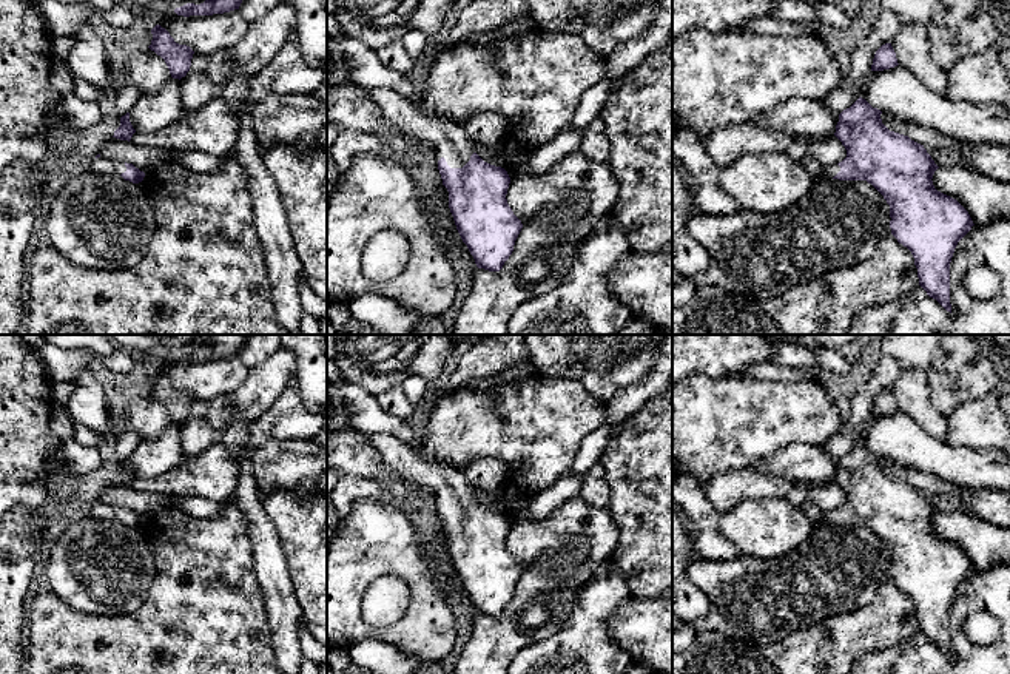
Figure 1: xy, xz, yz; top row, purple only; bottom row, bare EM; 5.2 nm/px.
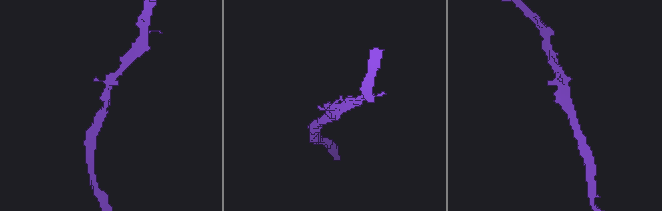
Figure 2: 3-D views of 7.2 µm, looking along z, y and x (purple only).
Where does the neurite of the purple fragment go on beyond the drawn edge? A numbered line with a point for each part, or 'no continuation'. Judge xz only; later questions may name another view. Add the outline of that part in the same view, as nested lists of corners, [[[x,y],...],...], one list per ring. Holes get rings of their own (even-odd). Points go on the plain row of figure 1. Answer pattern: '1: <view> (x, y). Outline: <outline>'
1: xz (451, 486). Outline: [[[392,433],[367,435],[387,467],[404,480],[430,487],[436,506],[446,504],[450,514],[463,514],[475,498],[464,470],[426,461],[419,453]]]

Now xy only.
1: xy (104, 511). Outline: [[[100,501],[91,507],[91,517],[102,520],[122,520],[126,517],[126,512],[122,506],[113,506]]]

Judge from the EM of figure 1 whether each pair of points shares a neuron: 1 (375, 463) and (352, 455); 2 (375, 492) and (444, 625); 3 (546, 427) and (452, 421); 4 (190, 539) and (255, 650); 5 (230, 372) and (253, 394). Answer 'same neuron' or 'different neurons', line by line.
1: same neuron
2: different neurons
3: same neuron
4: same neuron
5: different neurons

